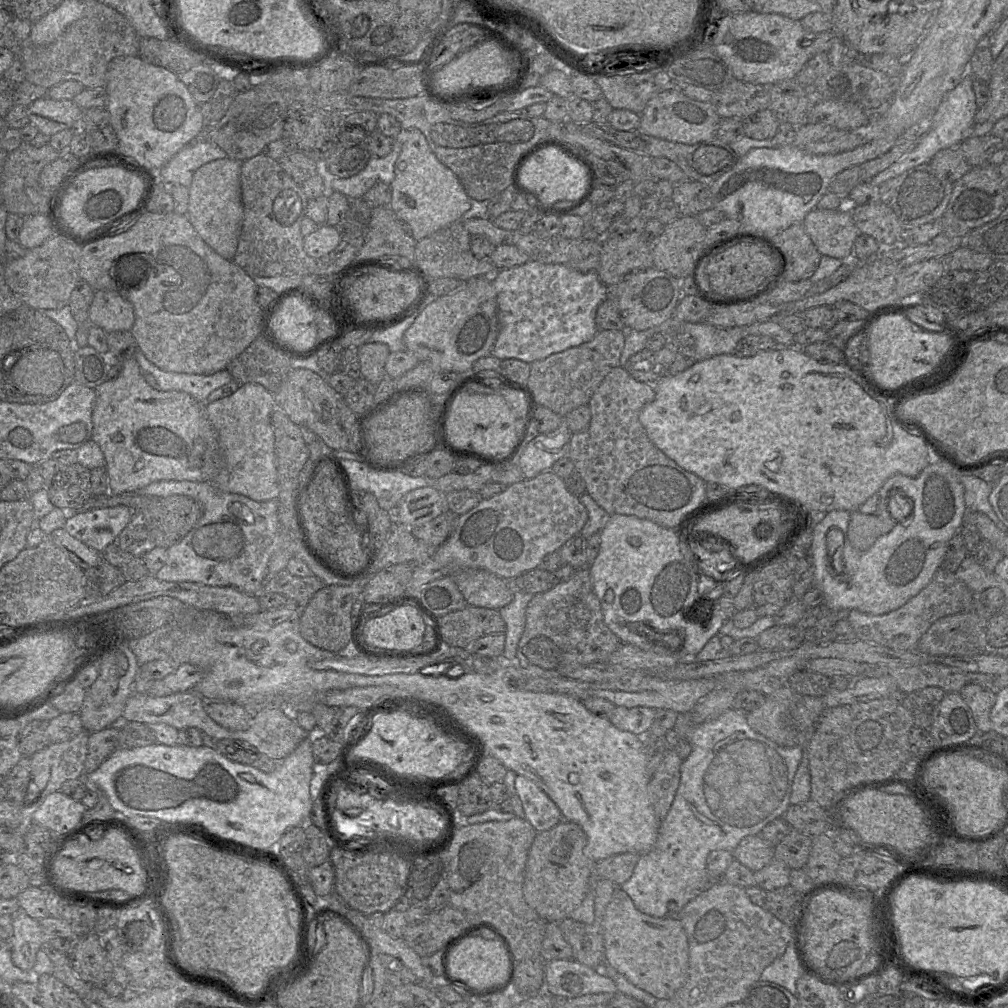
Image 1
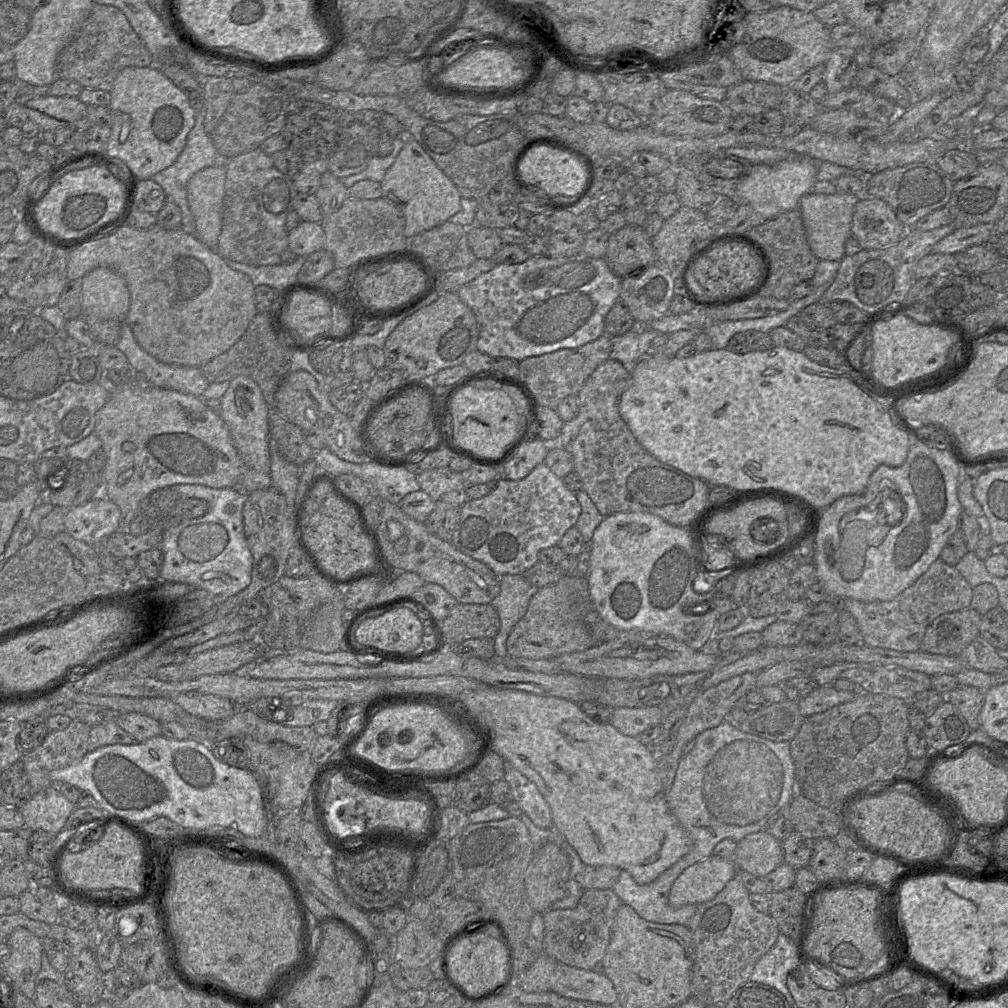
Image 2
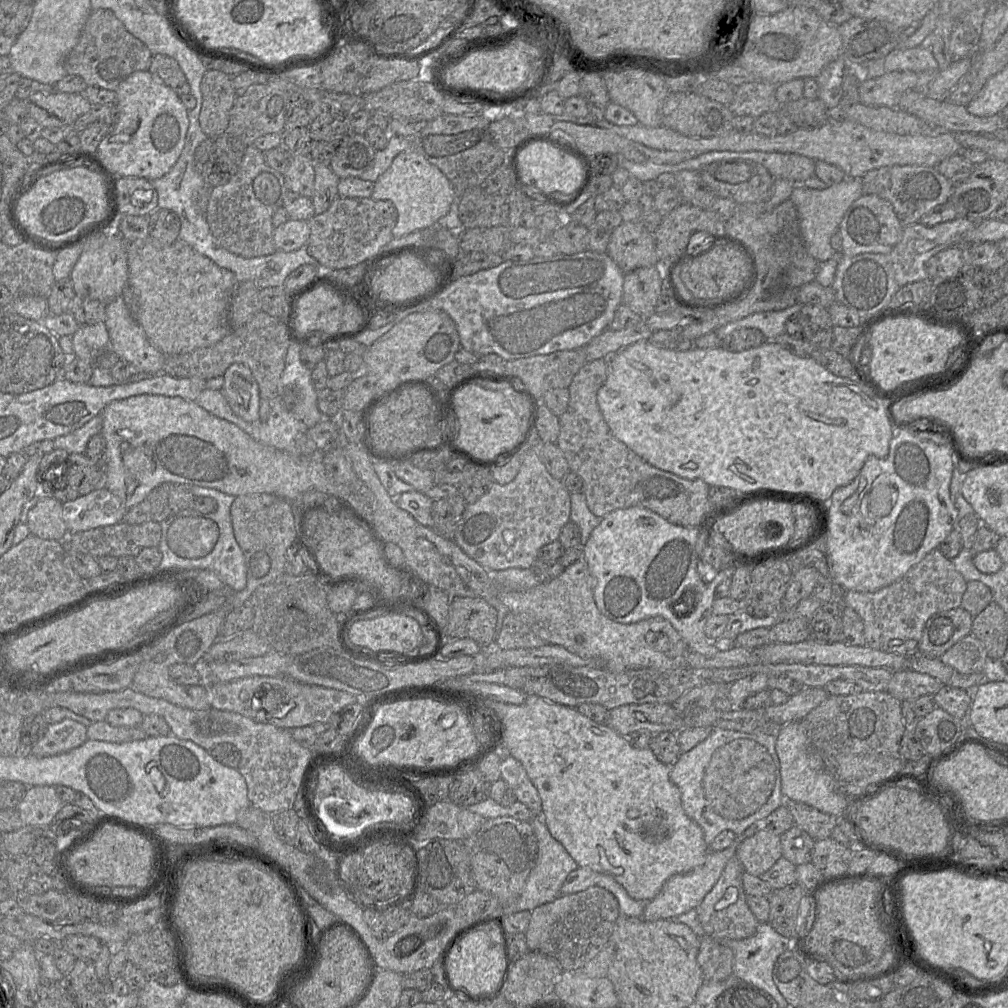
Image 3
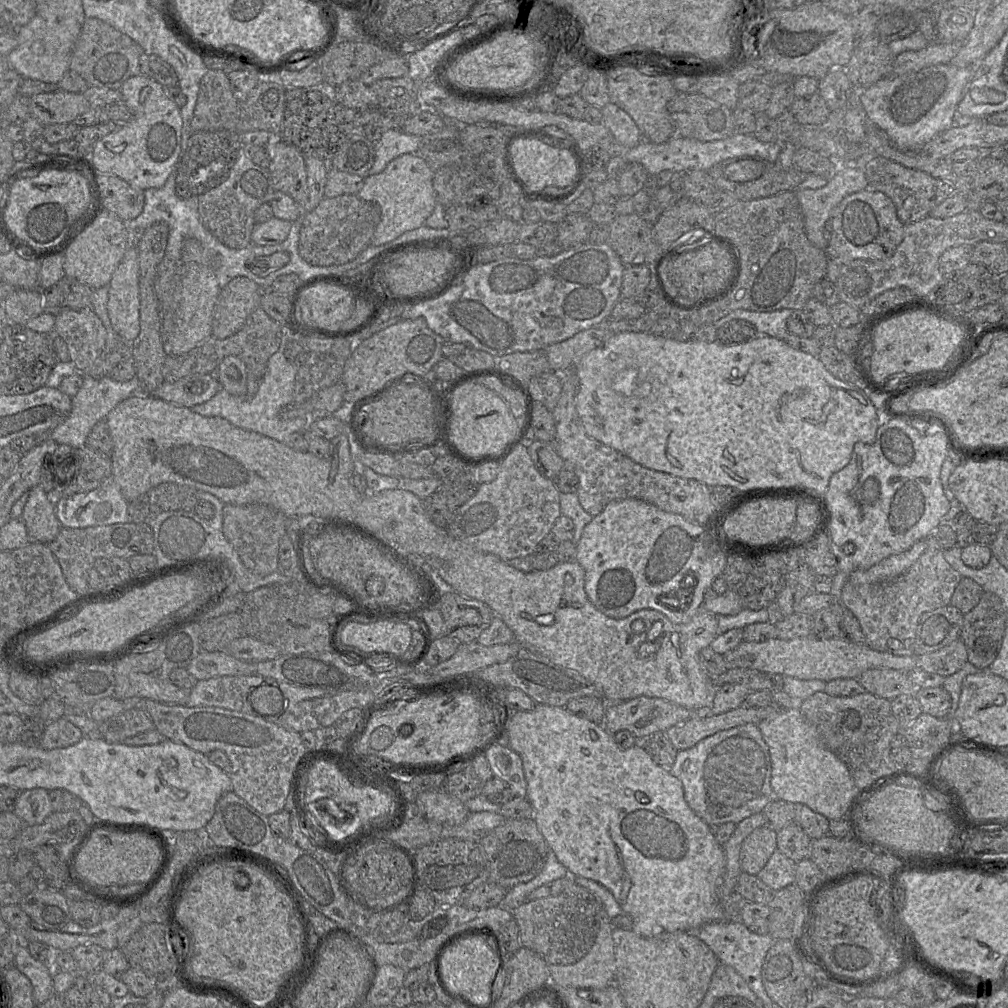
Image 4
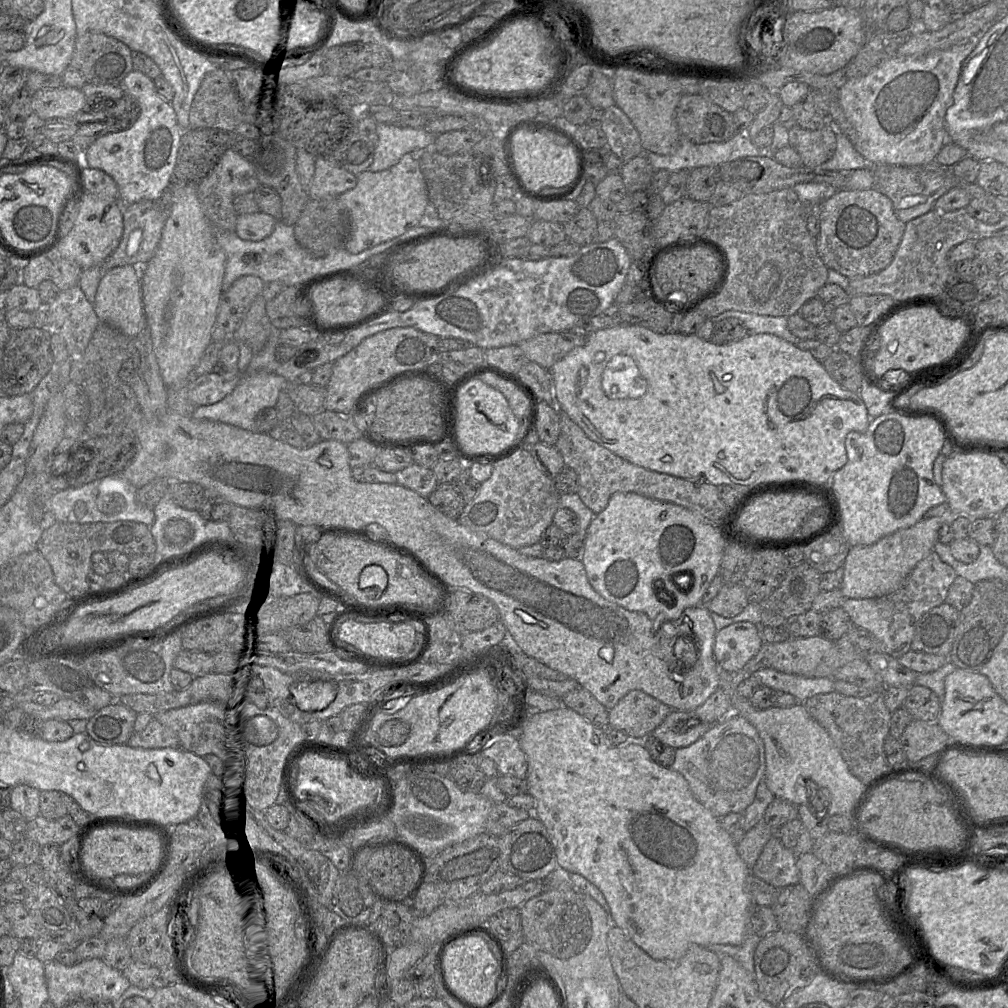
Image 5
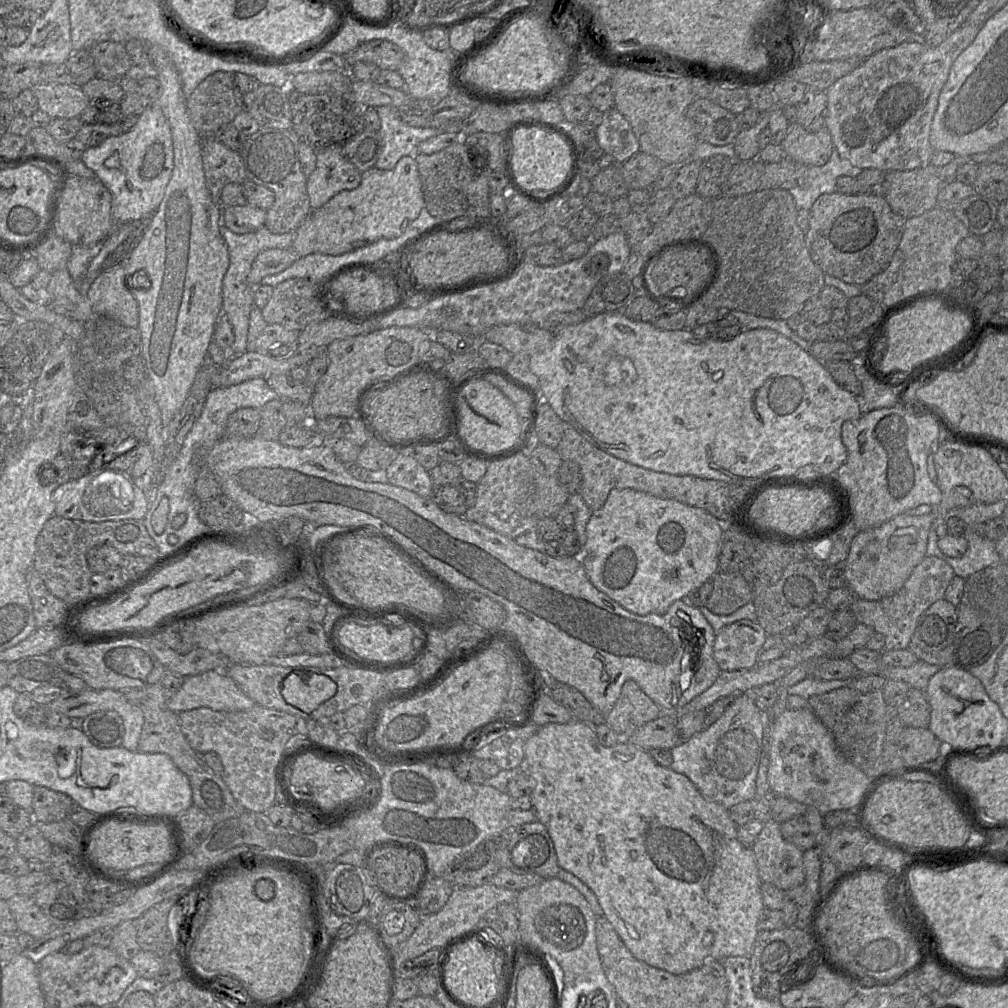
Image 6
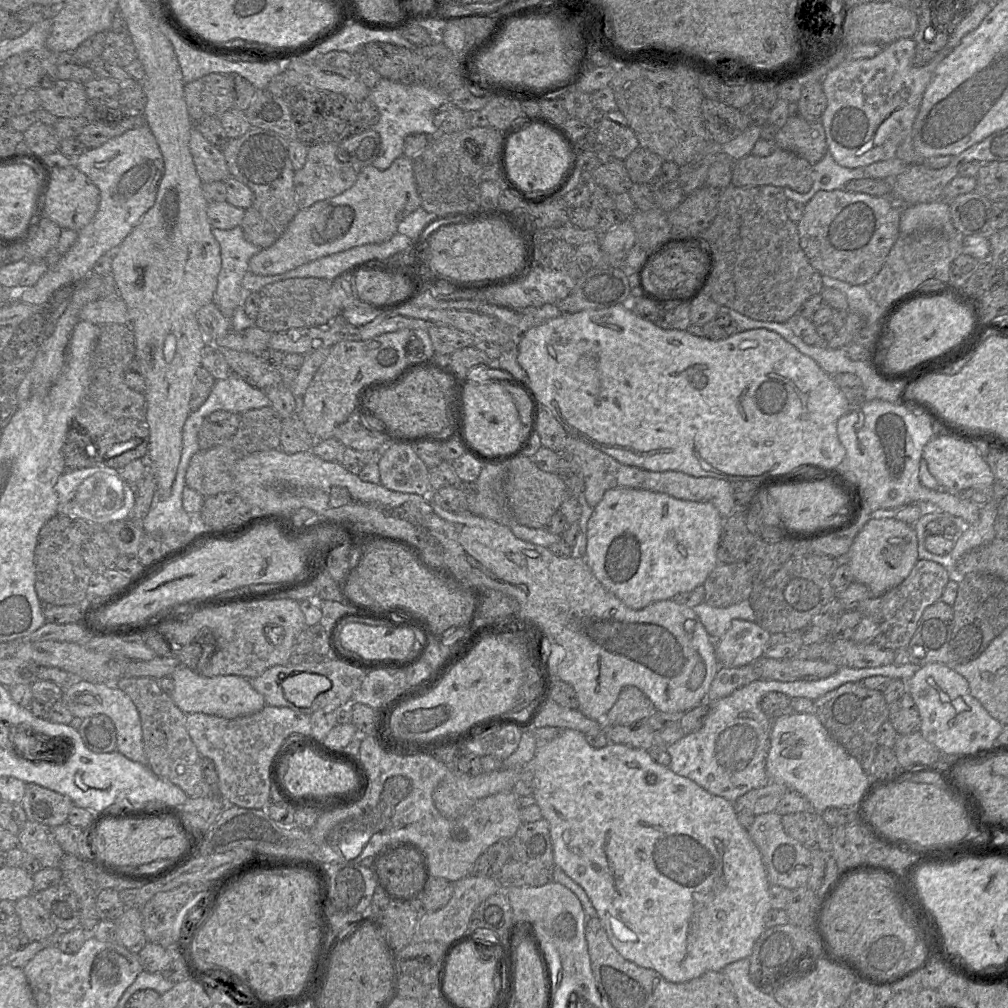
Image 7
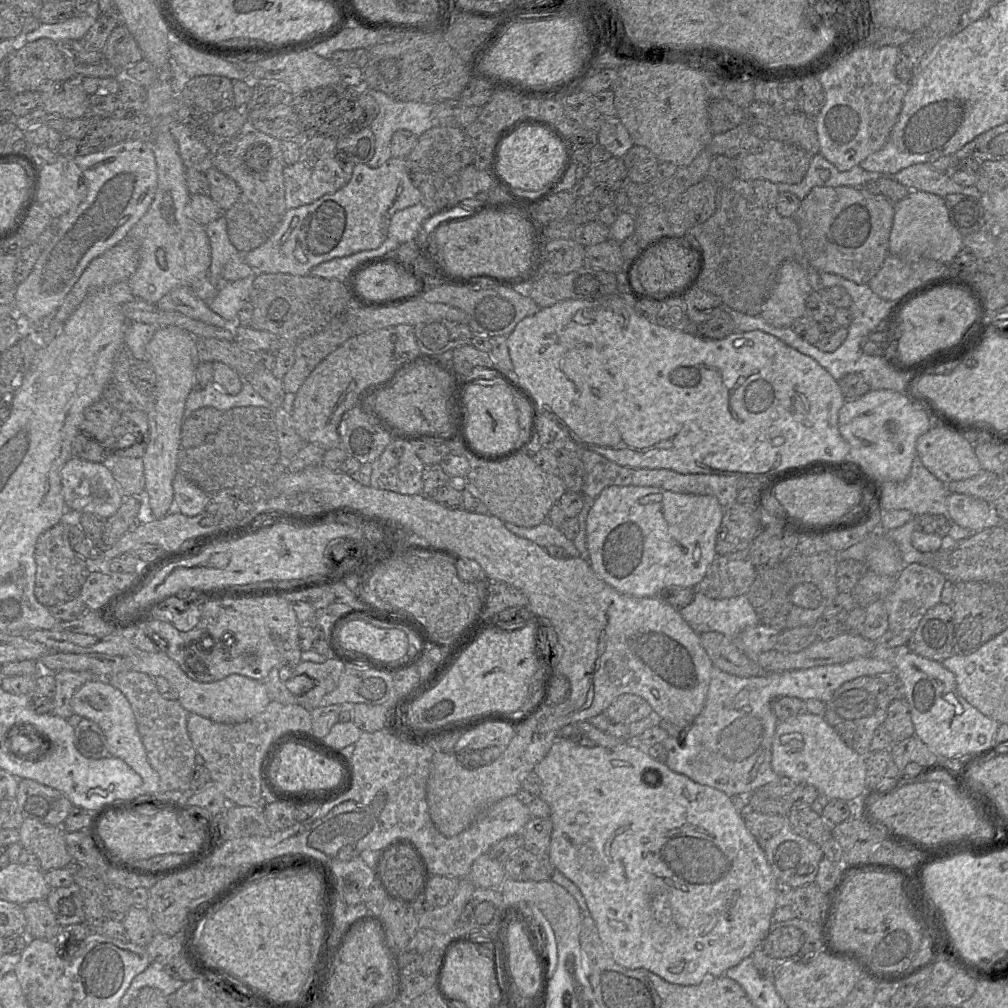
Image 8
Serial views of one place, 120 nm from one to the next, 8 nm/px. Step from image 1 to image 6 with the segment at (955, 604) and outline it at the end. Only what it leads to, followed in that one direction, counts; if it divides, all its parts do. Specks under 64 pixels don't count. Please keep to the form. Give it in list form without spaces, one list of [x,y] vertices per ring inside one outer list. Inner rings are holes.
[[[926,556],[898,592],[878,601],[855,599],[850,610],[859,624],[865,624],[884,636],[884,651],[907,649],[919,617],[933,603],[944,598],[954,576],[953,569],[946,562]]]

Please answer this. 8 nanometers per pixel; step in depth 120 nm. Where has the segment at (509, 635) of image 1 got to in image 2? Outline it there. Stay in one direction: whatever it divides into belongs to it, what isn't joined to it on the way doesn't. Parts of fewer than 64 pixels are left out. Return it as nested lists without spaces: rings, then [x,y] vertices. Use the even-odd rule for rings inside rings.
[[[505,574],[500,578],[500,593],[491,604],[500,618],[500,630],[494,638],[495,654],[507,656],[506,641],[516,623],[525,615],[532,596],[539,587],[522,574]]]

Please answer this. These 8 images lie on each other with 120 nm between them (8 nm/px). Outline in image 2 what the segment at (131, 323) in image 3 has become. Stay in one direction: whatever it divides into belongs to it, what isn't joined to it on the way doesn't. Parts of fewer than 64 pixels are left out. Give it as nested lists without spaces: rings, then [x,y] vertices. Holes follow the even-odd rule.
[[[121,322],[120,337],[115,345],[127,357],[135,373],[143,373],[145,382],[203,398],[209,381],[199,367],[167,364],[146,352],[136,341],[131,327]]]

